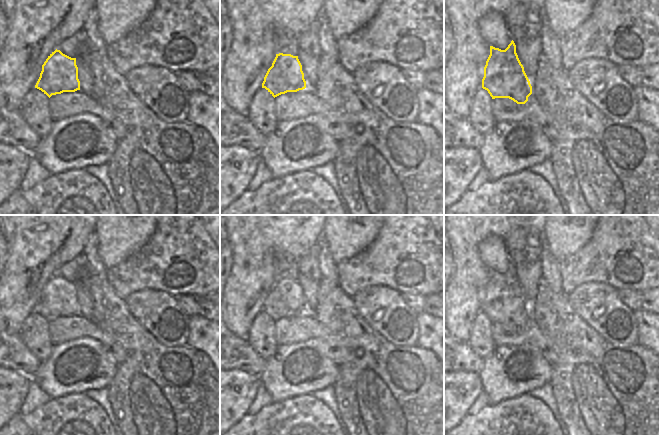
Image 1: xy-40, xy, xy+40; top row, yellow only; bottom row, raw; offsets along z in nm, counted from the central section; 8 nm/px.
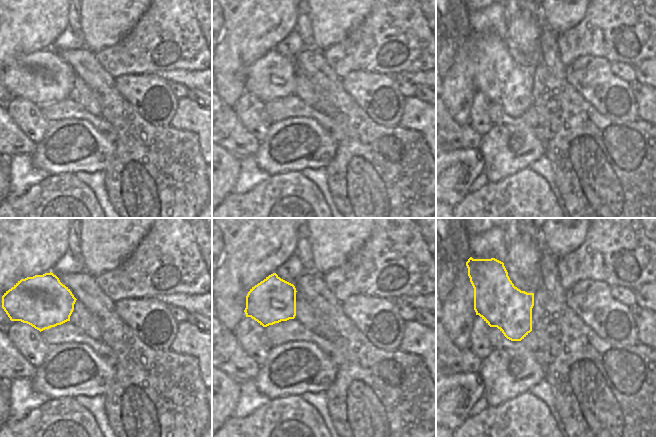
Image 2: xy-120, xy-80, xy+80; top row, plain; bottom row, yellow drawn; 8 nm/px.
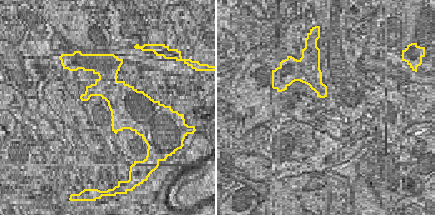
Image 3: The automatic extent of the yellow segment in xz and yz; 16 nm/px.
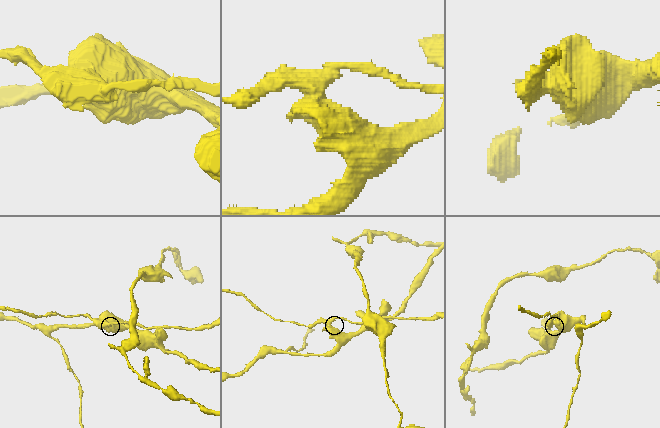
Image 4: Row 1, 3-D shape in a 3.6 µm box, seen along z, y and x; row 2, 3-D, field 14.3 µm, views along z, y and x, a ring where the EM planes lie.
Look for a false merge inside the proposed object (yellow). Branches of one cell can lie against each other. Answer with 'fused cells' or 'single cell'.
fused cells

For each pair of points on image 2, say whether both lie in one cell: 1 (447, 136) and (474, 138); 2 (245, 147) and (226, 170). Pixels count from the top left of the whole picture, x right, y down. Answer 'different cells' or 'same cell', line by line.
1: same cell
2: different cells

